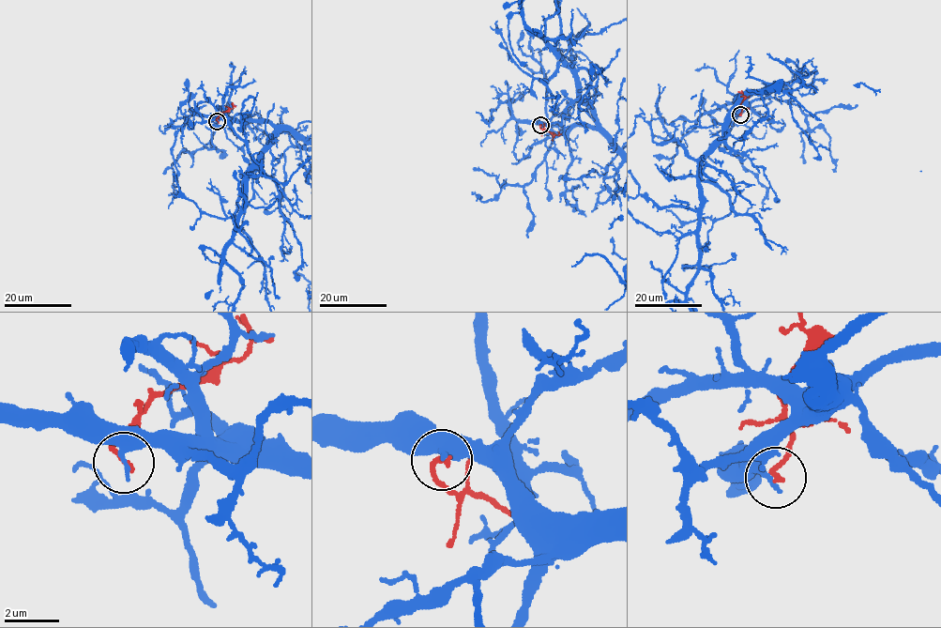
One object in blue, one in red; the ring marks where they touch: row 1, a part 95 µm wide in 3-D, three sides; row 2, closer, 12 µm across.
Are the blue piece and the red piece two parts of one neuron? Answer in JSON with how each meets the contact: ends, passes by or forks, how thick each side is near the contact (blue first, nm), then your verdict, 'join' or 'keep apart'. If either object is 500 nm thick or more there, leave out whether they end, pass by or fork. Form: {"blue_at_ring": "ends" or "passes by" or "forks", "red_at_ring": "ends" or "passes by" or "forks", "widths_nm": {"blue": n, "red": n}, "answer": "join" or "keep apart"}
{"blue_at_ring": "ends", "red_at_ring": "ends", "widths_nm": {"blue": 400, "red": 170}, "answer": "keep apart"}

